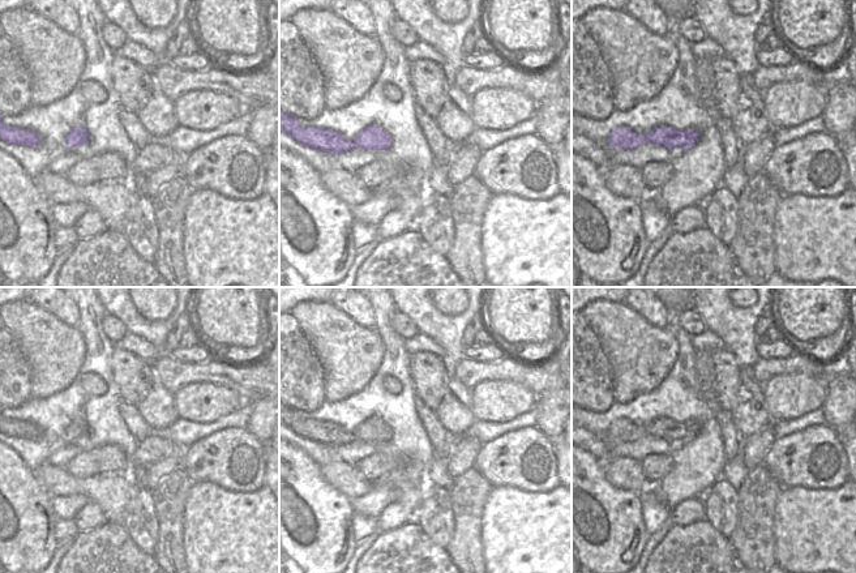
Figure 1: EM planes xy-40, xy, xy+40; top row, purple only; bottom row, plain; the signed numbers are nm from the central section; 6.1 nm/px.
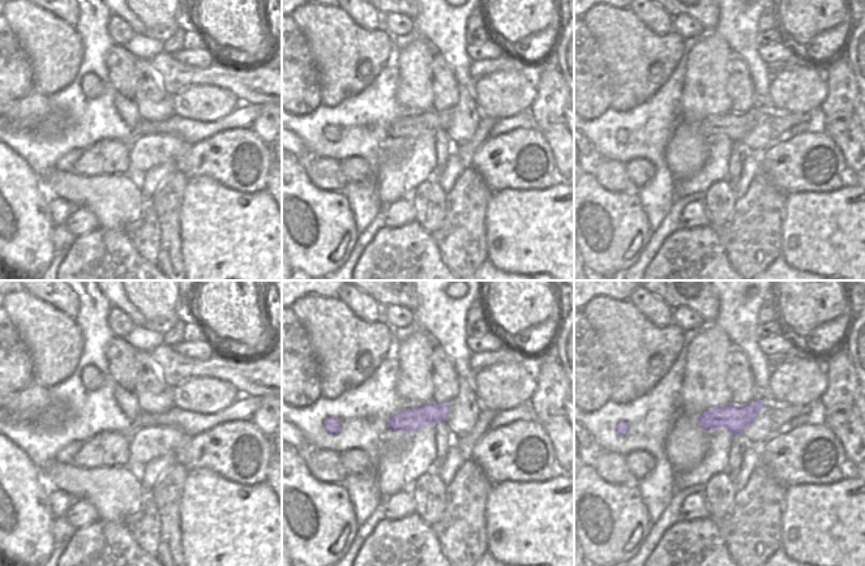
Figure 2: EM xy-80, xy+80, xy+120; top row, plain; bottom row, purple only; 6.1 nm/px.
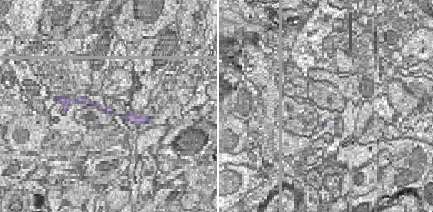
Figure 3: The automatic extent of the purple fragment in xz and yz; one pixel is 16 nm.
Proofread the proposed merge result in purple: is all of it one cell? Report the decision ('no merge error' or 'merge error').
no merge error

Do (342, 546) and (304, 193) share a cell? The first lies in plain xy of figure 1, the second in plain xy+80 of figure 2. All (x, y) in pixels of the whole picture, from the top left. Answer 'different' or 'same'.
same

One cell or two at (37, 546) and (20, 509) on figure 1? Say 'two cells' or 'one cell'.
one cell

